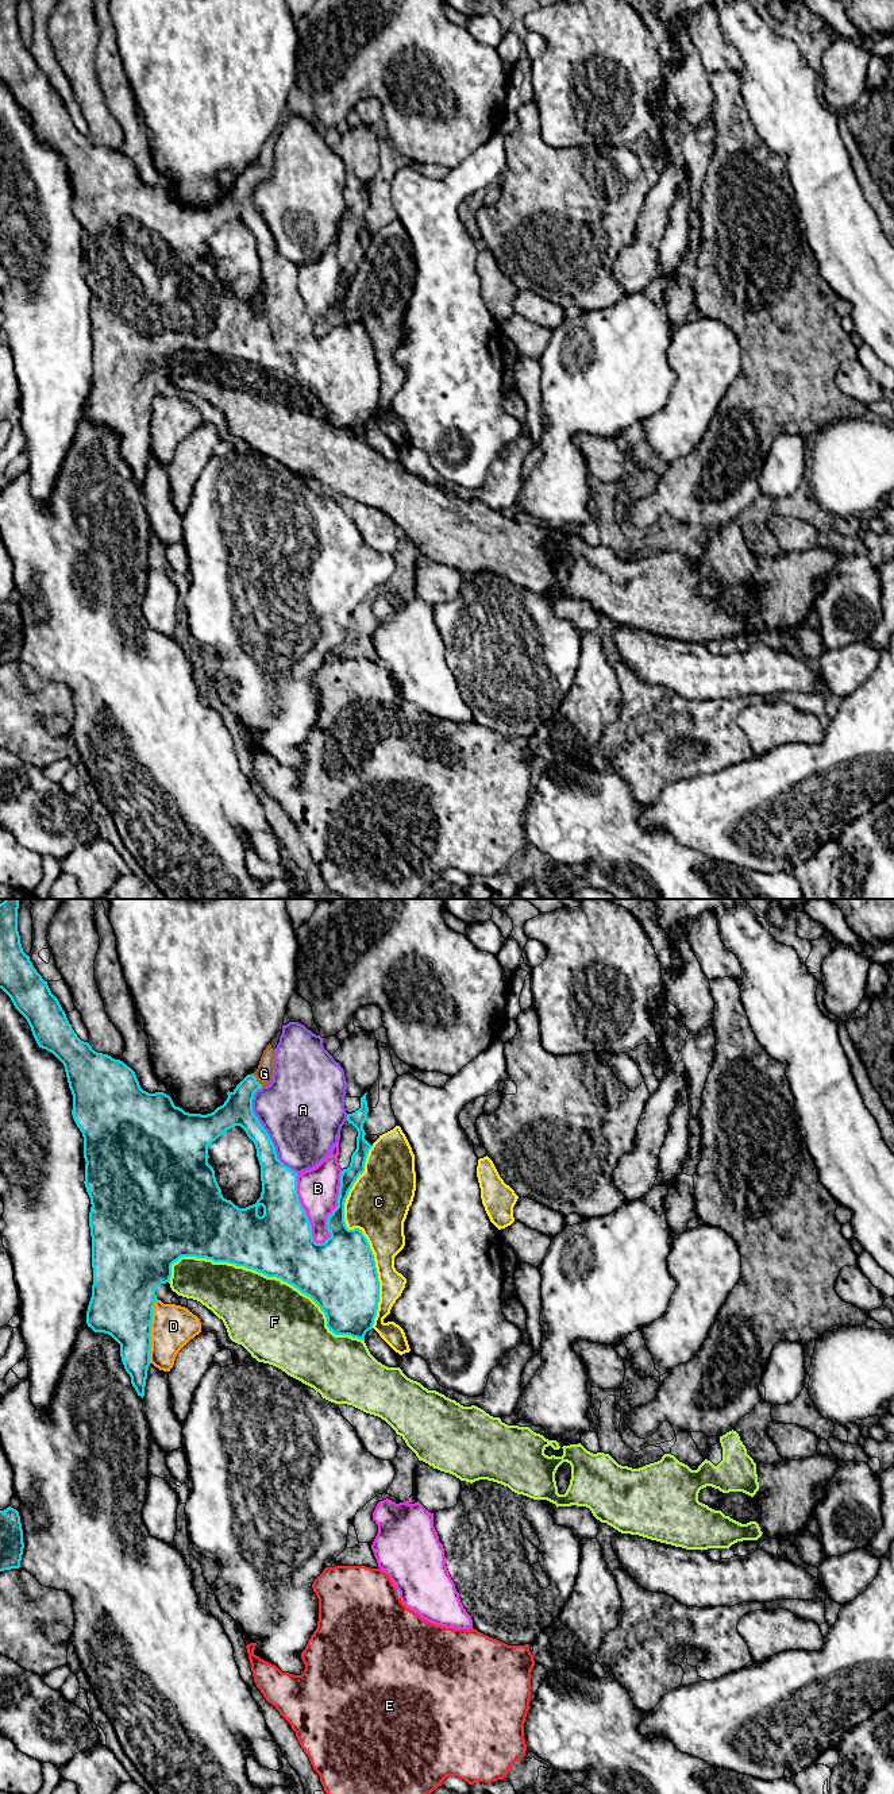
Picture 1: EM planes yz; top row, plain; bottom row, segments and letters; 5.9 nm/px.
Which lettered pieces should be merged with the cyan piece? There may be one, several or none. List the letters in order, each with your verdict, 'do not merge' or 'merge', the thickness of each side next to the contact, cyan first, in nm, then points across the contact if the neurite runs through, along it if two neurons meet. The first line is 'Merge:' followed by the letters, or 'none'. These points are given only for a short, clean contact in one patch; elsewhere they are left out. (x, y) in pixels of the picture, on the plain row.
Merge: G
A: do not merge | 180/480 nm
B: do not merge | 240/240 nm
C: do not merge | 400/360 nm
D: do not merge | 380/260 nm
E: do not merge | 20/500 nm
F: do not merge | 400/460 nm
G: merge | 180/100 nm | across yz (237, 203), (243, 185), (255, 173), (264, 166)

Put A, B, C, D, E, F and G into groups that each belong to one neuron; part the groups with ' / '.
A / B / C / D / E / F / G

